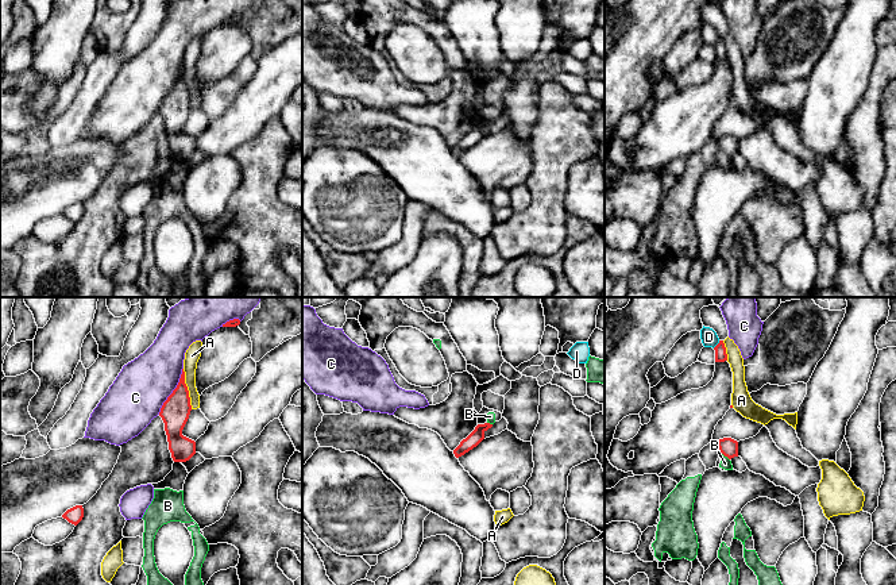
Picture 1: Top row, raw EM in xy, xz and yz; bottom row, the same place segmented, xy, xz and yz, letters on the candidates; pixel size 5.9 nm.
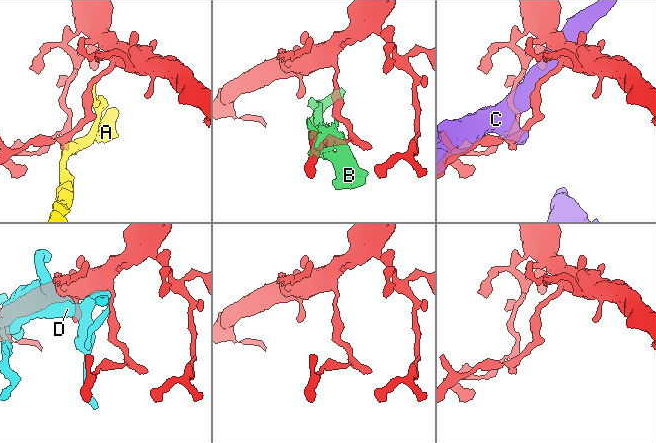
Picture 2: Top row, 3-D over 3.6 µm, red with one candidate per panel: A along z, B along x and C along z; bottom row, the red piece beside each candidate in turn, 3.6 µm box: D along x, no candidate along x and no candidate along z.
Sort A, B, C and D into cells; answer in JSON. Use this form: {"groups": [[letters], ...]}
{"groups": [["A"], ["B"], ["C"], ["D"]]}

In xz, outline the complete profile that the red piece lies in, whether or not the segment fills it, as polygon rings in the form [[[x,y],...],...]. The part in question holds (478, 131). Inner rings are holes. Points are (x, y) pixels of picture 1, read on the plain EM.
[[[490,120],[478,122],[475,127],[453,147],[455,154],[459,155],[476,145],[484,136],[484,130],[491,124],[493,122]]]

